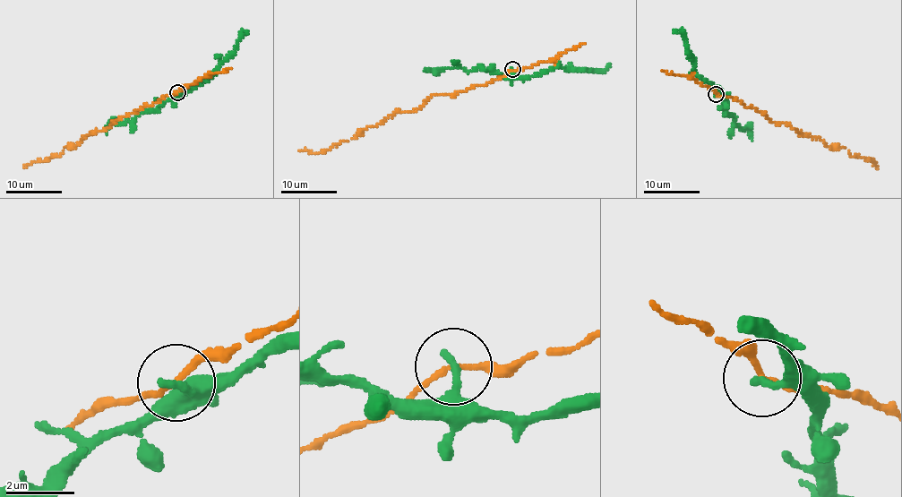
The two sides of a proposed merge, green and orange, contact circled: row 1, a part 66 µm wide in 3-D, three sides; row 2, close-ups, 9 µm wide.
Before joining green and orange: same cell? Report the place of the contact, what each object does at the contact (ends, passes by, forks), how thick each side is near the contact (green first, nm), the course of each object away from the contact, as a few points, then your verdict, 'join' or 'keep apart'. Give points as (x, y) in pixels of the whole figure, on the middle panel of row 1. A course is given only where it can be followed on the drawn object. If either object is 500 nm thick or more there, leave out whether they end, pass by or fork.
at (512, 69); green ends there; orange passes by; 280 nm thick on the green side, 150 nm on the other; green runs (512, 70), (512, 73), (522, 78), (558, 66), (599, 70), (611, 64); orange runs (512, 70), (484, 84), (457, 93), (432, 95), (412, 111), (398, 112), (325, 150), (312, 152), (299, 149); join

